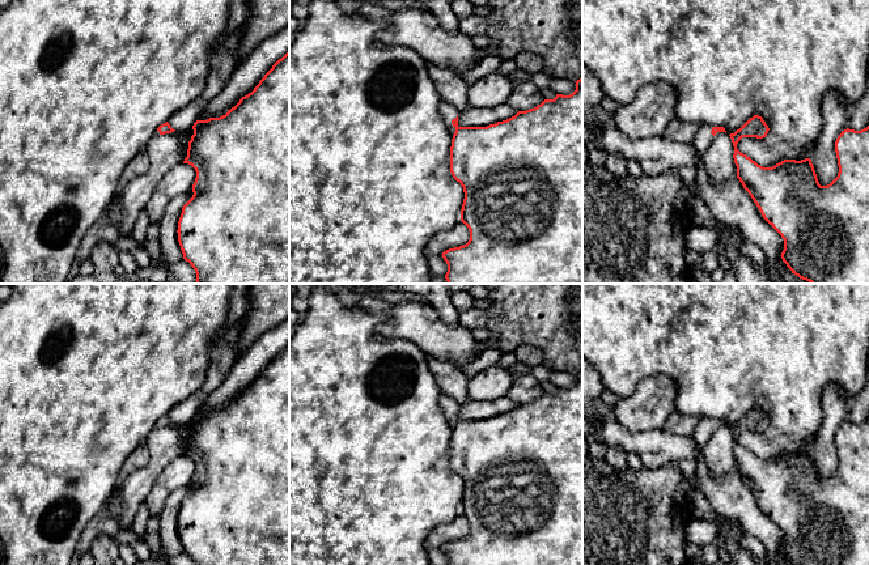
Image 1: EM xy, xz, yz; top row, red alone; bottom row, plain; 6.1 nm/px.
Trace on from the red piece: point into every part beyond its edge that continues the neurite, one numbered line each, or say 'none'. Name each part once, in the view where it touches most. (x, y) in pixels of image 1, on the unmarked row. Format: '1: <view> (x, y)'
1: yz (703, 432)

